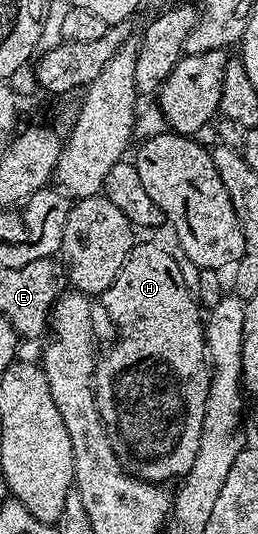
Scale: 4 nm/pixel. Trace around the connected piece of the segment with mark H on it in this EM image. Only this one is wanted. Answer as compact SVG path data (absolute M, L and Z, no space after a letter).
M145 241L134 244L129 258L123 263L123 271L107 287L107 291L100 294L99 305L105 308L107 316L113 320L113 325L117 328L117 342L109 350L102 352L95 362L93 370L93 390L97 400L97 414L101 417L101 422L105 428L105 433L109 437L111 447L115 455L121 460L128 472L141 481L152 481L154 483L176 482L184 478L185 474L191 471L191 463L195 463L195 455L199 455L199 439L203 431L203 419L205 418L205 404L209 394L209 379L211 376L211 361L207 356L205 347L205 321L203 320L203 309L199 304L195 293L188 289L183 281L183 272L172 252L165 250L163 246L156 245L153 241Z

